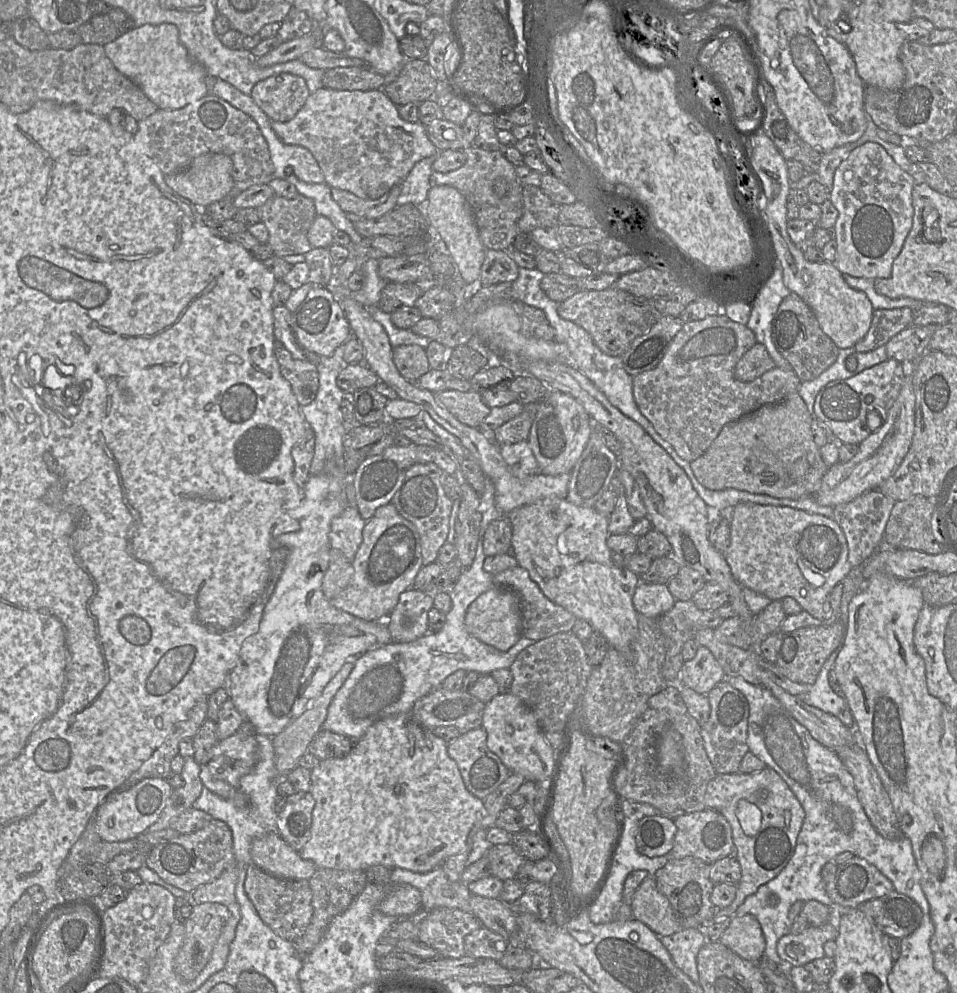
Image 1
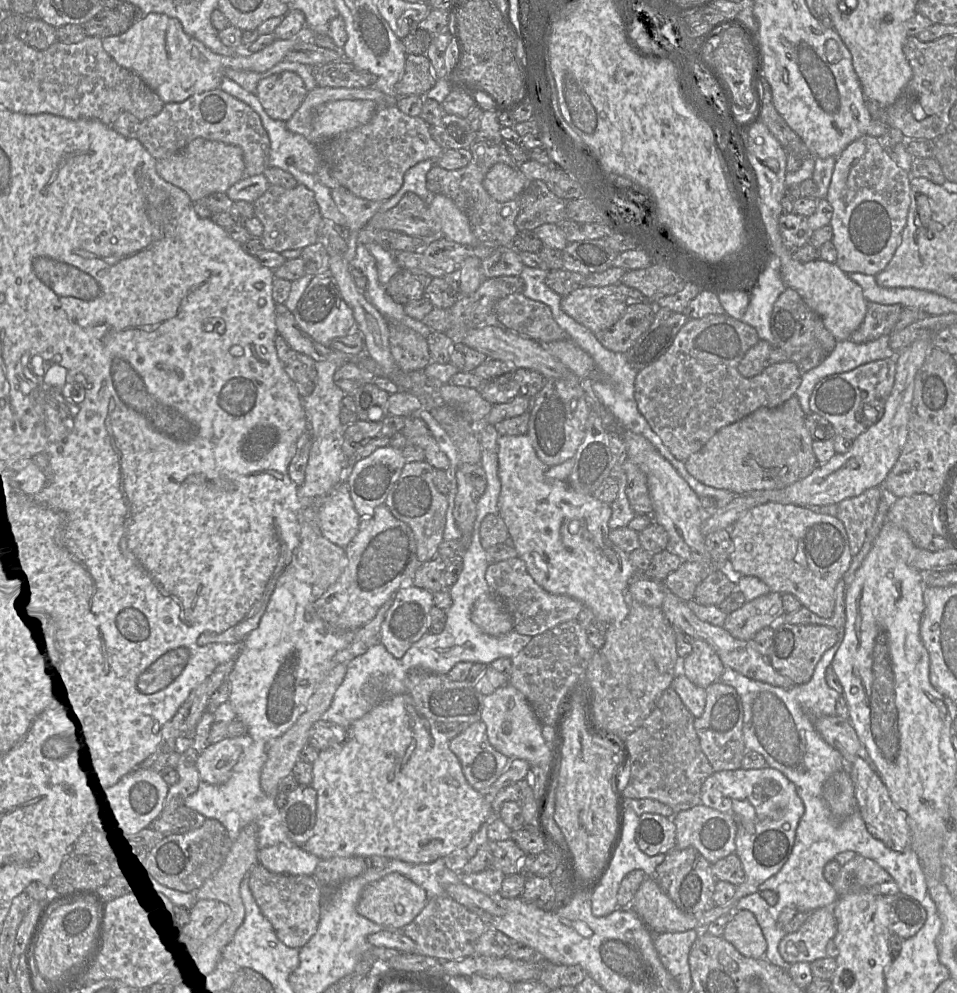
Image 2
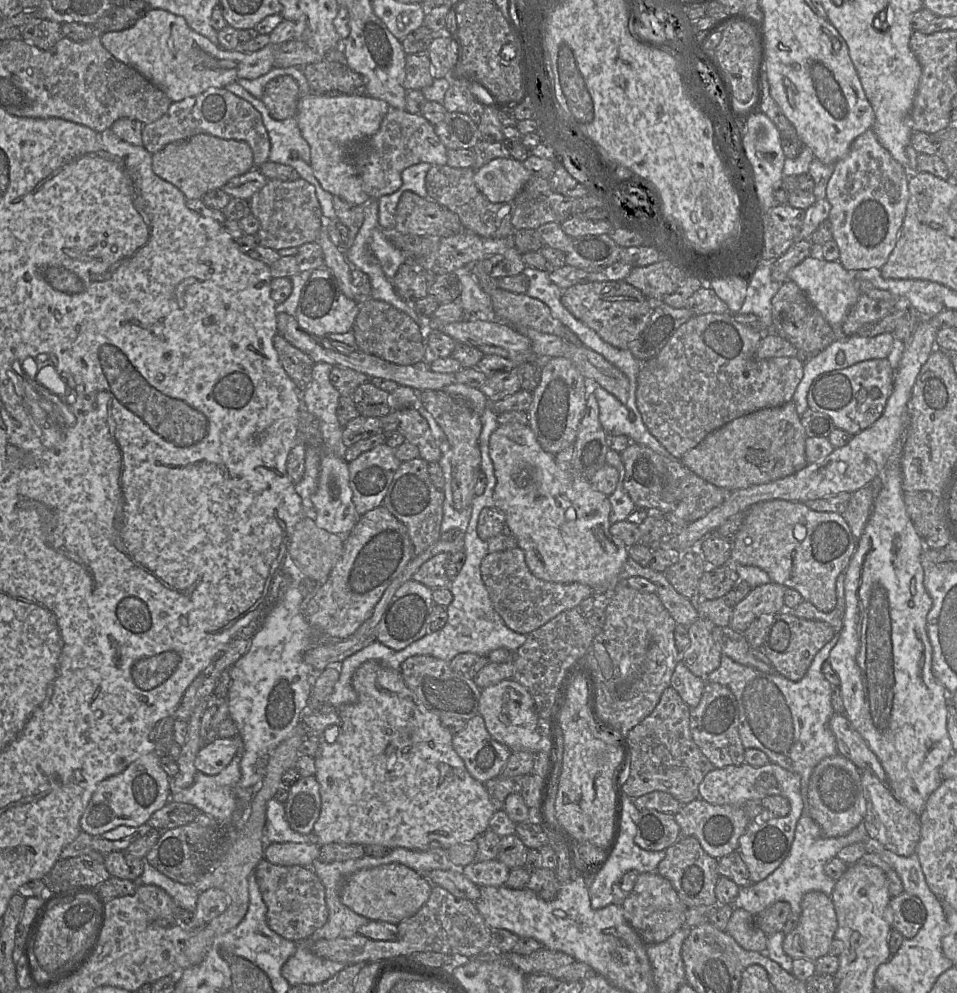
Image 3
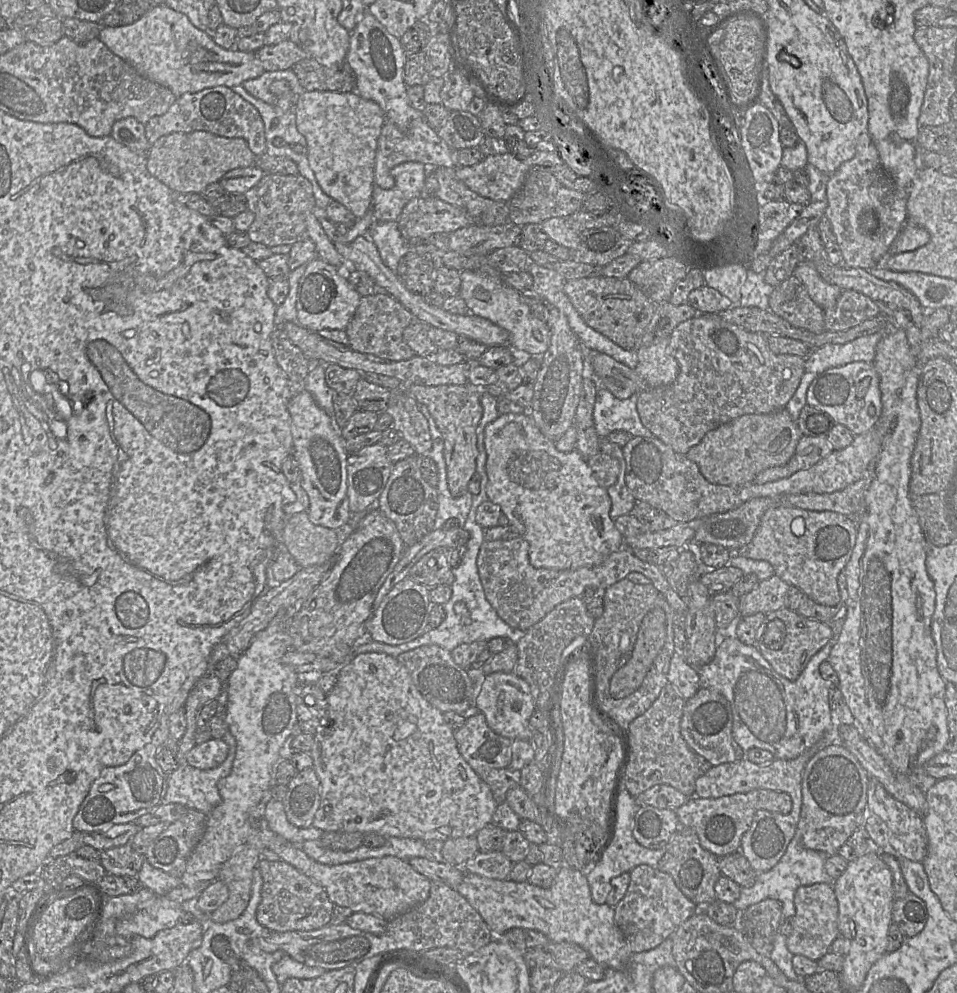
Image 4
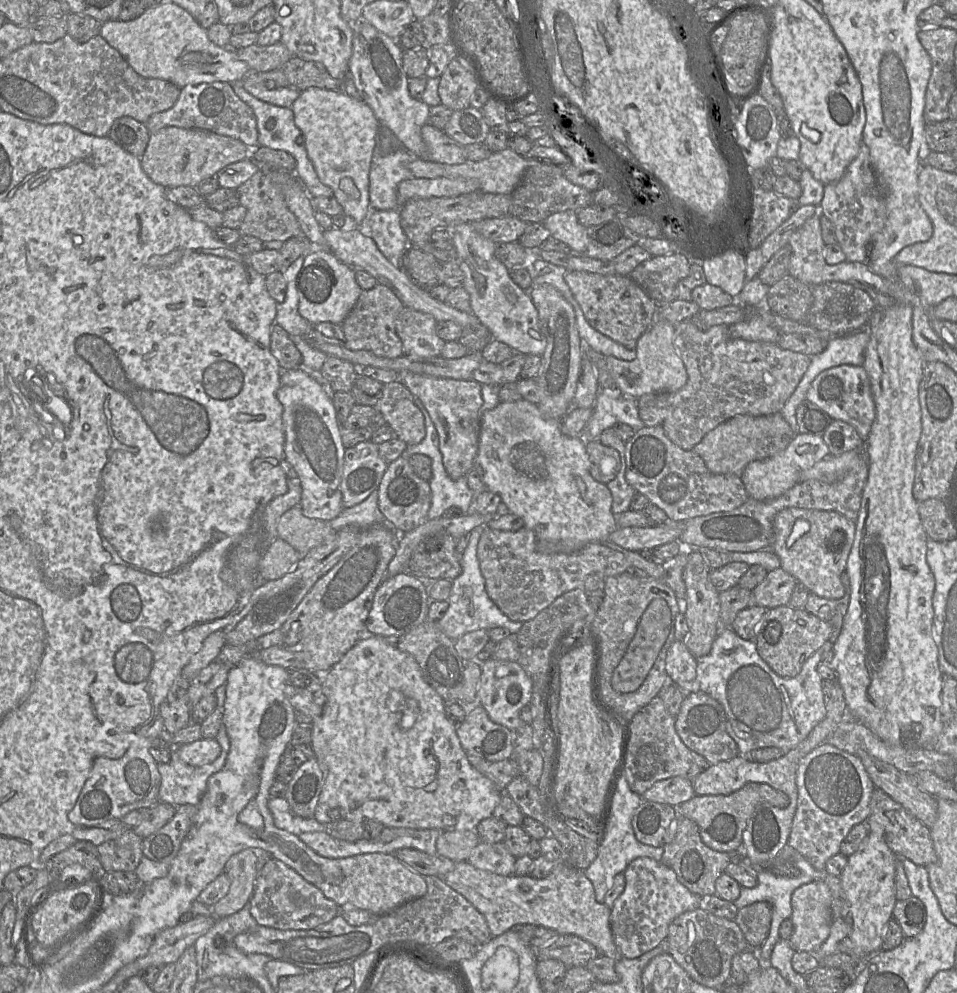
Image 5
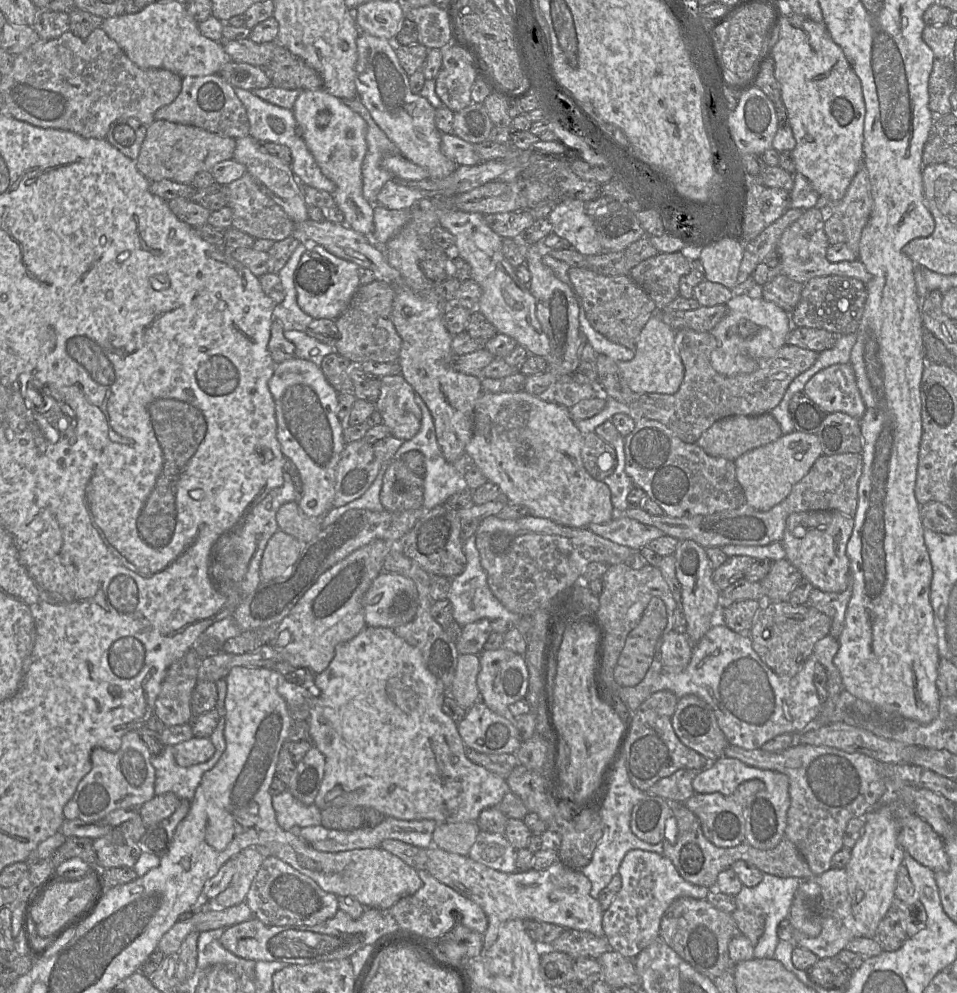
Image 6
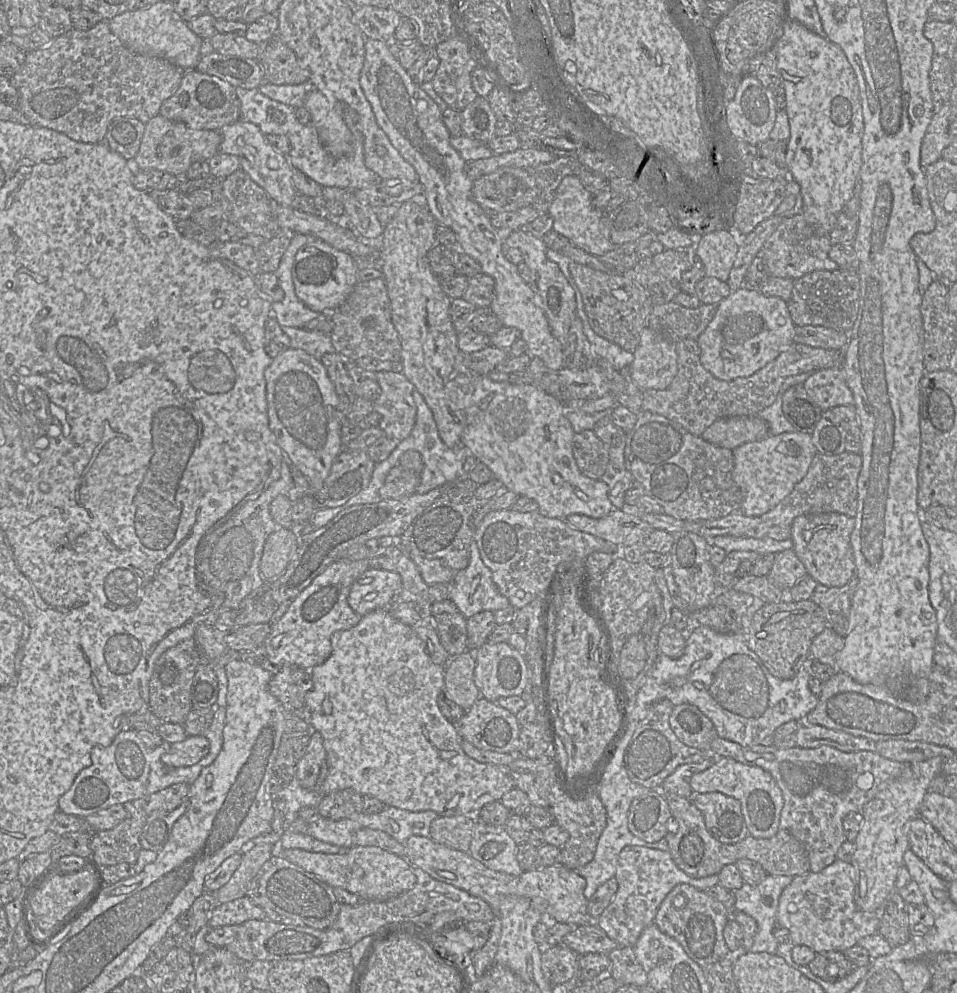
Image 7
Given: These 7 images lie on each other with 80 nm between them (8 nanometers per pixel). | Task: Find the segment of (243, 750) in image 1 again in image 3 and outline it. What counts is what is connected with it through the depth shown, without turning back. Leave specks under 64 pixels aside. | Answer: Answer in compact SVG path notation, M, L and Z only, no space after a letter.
M218 738L199 749L195 768L206 775L217 775L230 764L236 752L234 739Z

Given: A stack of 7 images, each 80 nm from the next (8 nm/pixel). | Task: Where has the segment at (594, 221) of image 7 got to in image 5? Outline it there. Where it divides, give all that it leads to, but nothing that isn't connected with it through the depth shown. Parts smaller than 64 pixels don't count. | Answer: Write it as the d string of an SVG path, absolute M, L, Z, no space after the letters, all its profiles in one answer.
M575 211L551 214L543 222L551 236L570 247L572 253L584 255L587 247L587 228L582 226Z

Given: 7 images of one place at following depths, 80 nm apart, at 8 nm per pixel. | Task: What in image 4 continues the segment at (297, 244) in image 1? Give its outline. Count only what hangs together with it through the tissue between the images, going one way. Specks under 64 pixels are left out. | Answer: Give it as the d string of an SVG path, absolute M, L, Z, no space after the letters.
M265 173L261 180L245 192L247 209L254 214L254 221L246 231L252 242L268 247L292 245L308 239L306 218L316 211L311 183L300 174L280 175Z

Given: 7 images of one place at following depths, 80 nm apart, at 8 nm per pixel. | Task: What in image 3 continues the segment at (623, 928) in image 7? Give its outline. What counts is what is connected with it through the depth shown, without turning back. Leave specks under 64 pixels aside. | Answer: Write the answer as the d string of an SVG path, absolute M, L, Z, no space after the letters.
M657 872L639 873L633 890L622 904L623 914L646 945L664 942L685 924L688 907L681 901L670 881Z

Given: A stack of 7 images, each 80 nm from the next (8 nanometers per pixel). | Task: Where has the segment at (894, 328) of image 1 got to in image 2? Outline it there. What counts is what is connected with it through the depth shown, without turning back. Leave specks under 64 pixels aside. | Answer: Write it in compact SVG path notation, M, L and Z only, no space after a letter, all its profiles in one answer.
M868 303L865 318L860 327L852 333L850 340L860 344L890 335L894 330L903 306Z

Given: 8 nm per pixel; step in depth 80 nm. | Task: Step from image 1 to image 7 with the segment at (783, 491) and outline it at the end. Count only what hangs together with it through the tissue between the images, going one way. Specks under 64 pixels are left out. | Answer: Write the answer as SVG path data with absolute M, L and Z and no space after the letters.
M758 416L721 418L707 427L701 435L705 441L729 450L769 436L768 423Z

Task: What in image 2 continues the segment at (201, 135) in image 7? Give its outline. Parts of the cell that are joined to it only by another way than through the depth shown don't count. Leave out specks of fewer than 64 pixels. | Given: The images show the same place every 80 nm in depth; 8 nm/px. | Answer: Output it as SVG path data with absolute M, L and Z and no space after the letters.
M197 138L177 153L156 160L158 175L182 189L193 203L210 194L226 192L243 178L244 169L243 151L239 146L204 138Z

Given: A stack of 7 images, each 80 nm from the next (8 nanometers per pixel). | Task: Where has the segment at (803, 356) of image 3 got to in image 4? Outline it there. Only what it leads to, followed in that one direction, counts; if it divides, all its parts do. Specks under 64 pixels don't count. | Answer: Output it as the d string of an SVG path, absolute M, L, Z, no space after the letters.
M794 275L774 288L769 297L769 307L795 327L813 333L826 330L824 310L812 300L807 287Z

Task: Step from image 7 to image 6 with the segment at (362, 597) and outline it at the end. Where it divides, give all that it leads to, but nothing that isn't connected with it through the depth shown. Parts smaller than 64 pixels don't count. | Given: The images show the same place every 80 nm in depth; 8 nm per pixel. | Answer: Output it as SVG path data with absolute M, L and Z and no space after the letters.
M383 571L372 582L363 599L367 626L394 629L416 615L418 592L413 580Z

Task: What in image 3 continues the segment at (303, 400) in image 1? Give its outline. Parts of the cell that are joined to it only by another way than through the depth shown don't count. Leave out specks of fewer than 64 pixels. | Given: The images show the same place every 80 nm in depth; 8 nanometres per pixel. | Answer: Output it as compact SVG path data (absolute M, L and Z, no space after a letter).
M279 333L274 336L273 344L284 370L299 391L304 391L311 382L315 362Z

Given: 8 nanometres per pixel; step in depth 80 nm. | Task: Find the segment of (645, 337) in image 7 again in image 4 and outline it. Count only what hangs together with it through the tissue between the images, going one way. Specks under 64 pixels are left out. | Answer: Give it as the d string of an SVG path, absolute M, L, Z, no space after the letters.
M665 337L649 346L639 346L636 350L638 363L635 368L630 368L607 354L593 352L591 371L596 376L600 386L621 400L629 398L634 393L669 385L675 381L680 371L677 360L668 352L669 343L670 337Z

